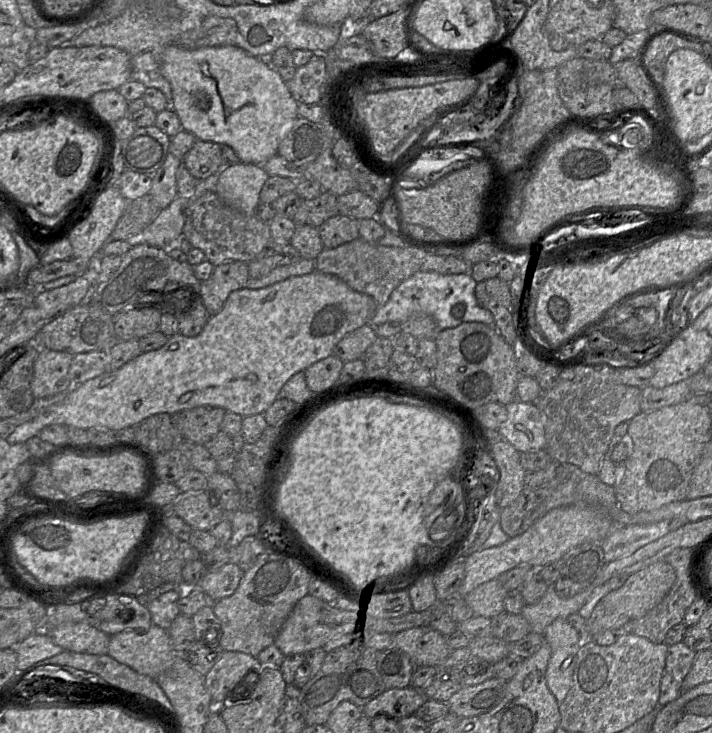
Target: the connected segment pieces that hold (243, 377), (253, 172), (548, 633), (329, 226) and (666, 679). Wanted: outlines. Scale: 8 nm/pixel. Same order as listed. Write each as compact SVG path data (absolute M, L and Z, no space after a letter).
M318 270L289 277L264 288L235 290L230 293L222 309L209 316L198 335L188 337L178 332L168 337L161 348L141 352L122 367L105 371L73 386L62 402L16 427L6 436L6 440L10 444L26 443L52 424L85 430L107 428L118 431L135 426L157 413L178 414L199 406L220 407L242 417L263 414L278 398L278 393L290 377L332 355L335 345L352 331L369 323L377 308L371 296L357 292L338 277Z
M234 163L220 173L215 192L228 206L252 213L260 203L260 191L268 177L262 165Z
M557 618L546 627L544 638L551 650L546 683L560 705L572 685L576 655L583 642L583 634L576 631L566 619Z
M337 214L318 227L319 235L326 249L338 247L359 238L359 220Z
M683 641L668 646L660 682L658 706L665 706L681 693L682 681L692 667L696 652Z

